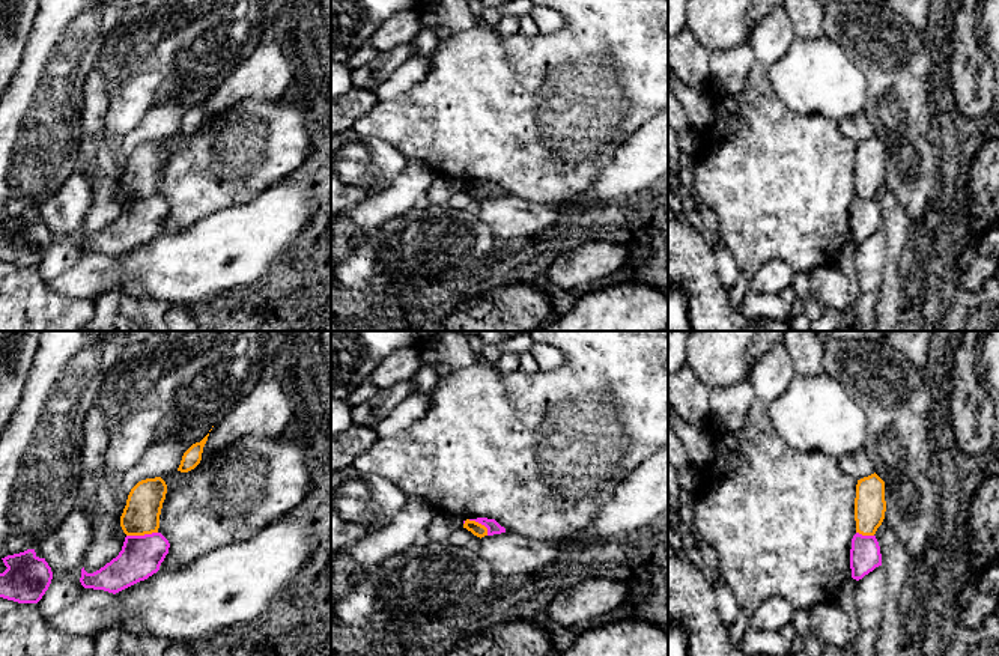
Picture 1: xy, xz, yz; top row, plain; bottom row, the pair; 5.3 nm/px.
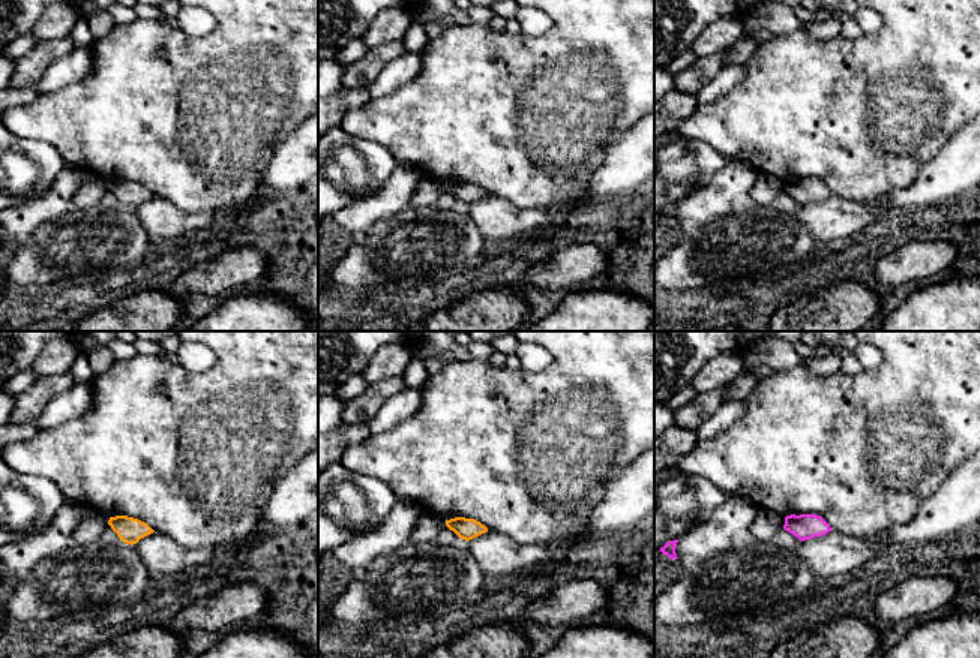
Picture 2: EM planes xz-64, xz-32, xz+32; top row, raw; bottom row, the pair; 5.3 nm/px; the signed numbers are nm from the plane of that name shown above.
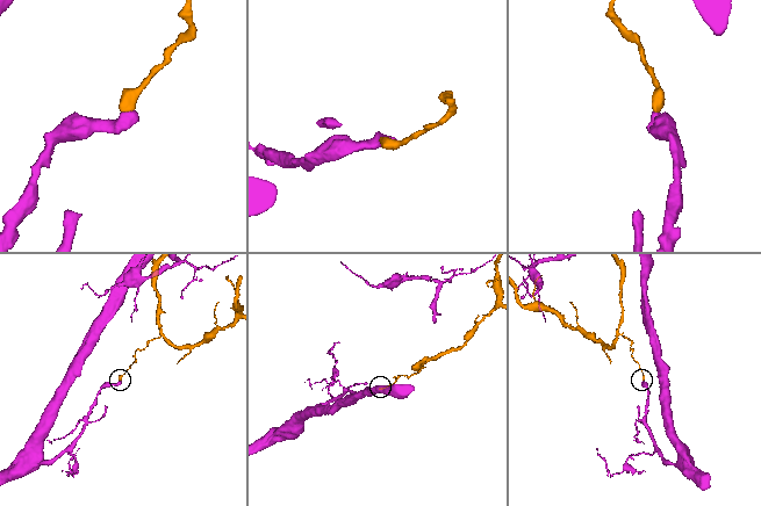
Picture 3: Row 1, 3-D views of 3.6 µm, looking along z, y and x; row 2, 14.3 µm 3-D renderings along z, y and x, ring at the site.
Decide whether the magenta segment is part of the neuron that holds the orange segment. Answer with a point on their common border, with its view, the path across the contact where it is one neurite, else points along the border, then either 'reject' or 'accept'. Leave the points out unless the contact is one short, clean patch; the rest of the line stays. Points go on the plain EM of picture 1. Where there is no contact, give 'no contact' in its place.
meets orange in xy at (142, 197); border along xy (157, 194), (127, 199); reject

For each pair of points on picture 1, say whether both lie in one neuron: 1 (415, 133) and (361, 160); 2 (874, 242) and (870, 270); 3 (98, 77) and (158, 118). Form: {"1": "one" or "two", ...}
{"1": "two", "2": "one", "3": "two"}

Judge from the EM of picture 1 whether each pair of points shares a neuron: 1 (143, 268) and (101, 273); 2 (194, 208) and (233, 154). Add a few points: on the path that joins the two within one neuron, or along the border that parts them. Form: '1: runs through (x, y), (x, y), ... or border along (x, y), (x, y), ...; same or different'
1: border along (115, 258), (116, 283), (110, 289); different
2: runs through (194, 194), (220, 167); same

